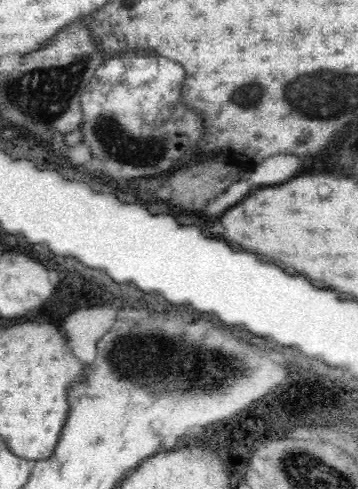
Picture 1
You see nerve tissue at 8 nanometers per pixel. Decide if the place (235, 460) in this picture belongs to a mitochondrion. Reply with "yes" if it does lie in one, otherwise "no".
no

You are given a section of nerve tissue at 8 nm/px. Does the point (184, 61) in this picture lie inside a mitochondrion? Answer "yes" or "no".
no

